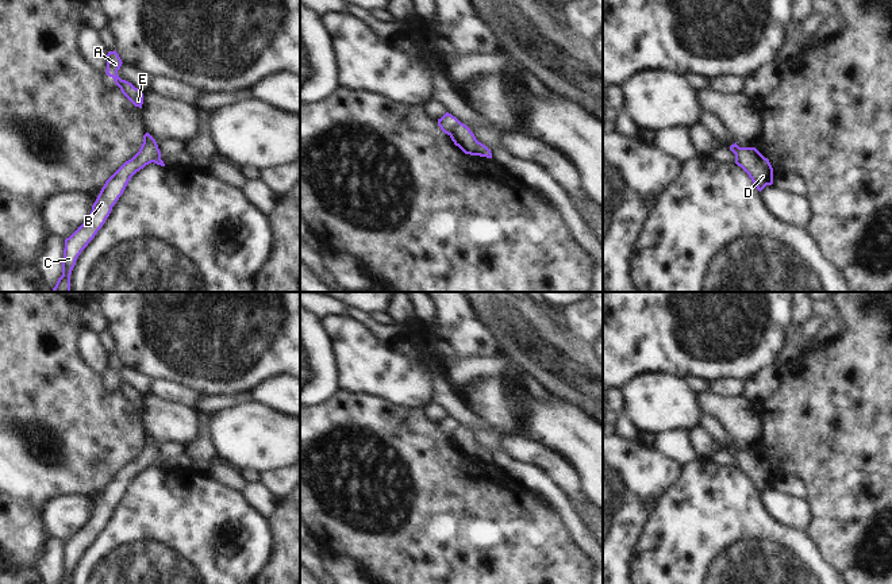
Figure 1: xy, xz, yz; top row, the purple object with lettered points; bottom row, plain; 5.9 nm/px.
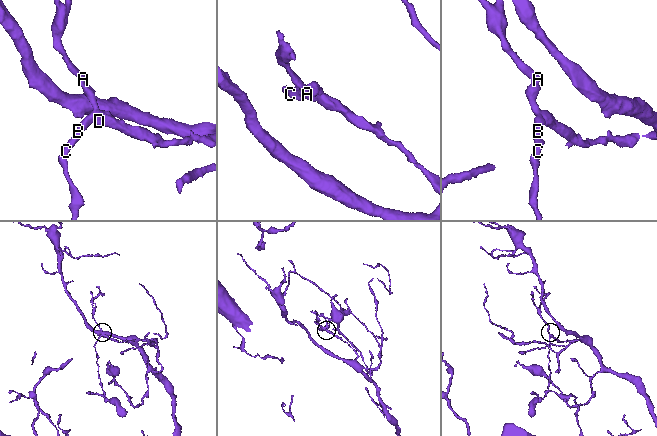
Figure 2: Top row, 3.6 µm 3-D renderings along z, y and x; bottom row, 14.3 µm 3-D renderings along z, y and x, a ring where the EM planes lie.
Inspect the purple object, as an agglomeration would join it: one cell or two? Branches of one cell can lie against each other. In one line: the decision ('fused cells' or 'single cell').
fused cells

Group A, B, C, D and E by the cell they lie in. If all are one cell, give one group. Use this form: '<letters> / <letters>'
A B C E / D

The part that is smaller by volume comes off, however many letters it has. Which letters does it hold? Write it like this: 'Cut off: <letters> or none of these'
Cut off: A, B, C, E.

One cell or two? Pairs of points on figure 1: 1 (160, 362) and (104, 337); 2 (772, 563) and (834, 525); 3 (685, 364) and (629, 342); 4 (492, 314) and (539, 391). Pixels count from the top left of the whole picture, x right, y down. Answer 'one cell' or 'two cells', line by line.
1: two cells
2: two cells
3: one cell
4: two cells

